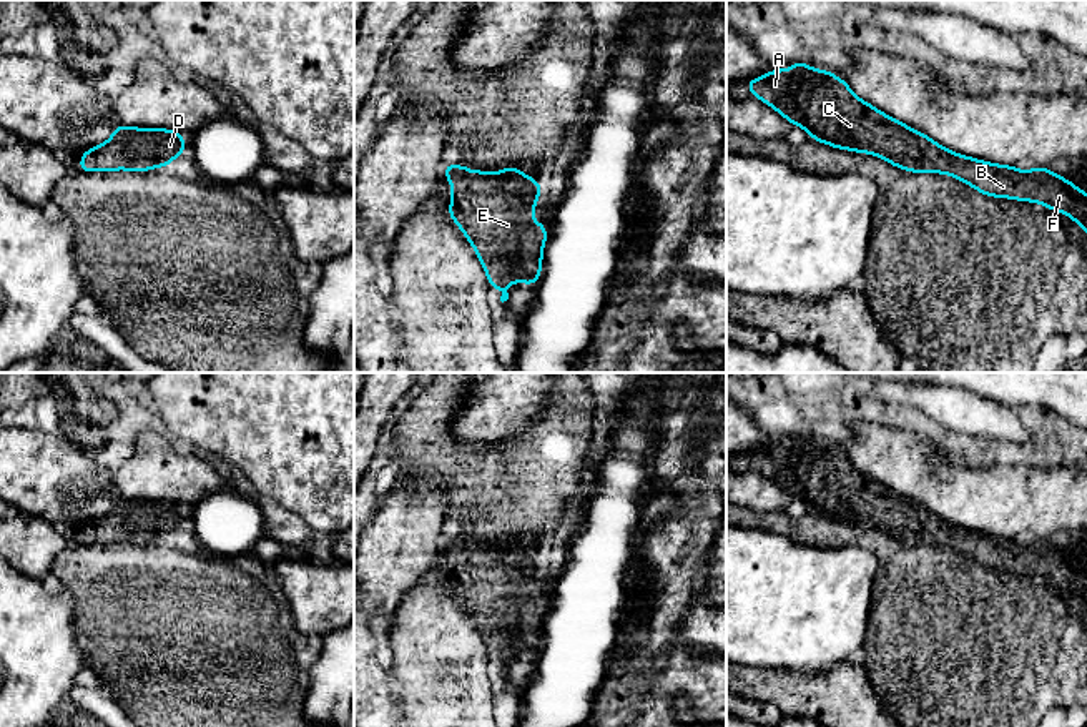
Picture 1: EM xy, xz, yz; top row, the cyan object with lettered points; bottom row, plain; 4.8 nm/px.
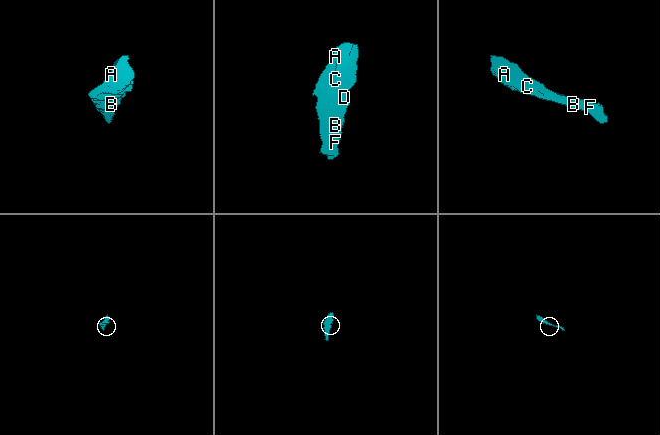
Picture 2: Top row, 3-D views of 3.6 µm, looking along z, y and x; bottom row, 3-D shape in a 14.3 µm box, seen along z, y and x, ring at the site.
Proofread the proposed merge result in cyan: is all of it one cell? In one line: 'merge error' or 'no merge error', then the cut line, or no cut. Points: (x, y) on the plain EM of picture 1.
no merge error; no cut

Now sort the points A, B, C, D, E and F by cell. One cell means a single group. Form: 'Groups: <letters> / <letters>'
Groups: A B C D E F

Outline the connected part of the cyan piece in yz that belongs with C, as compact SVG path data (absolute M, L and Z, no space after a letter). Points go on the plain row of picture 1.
M789 436L788 444L773 441L768 448L748 453L745 457L751 467L773 479L791 497L804 501L816 514L828 516L839 522L878 527L893 539L899 539L911 546L946 546L962 552L986 569L1042 576L1049 582L1065 586L1087 606L1087 566L1080 564L1069 552L1050 546L1047 539L1021 544L1016 539L994 537L952 526L924 506L914 504L907 497L859 472L844 453L828 443L806 436Z

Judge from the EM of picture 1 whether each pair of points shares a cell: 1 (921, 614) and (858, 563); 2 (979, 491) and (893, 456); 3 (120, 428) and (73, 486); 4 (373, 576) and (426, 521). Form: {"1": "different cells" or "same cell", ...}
{"1": "different cells", "2": "same cell", "3": "same cell", "4": "same cell"}

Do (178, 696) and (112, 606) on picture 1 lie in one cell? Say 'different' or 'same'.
same

